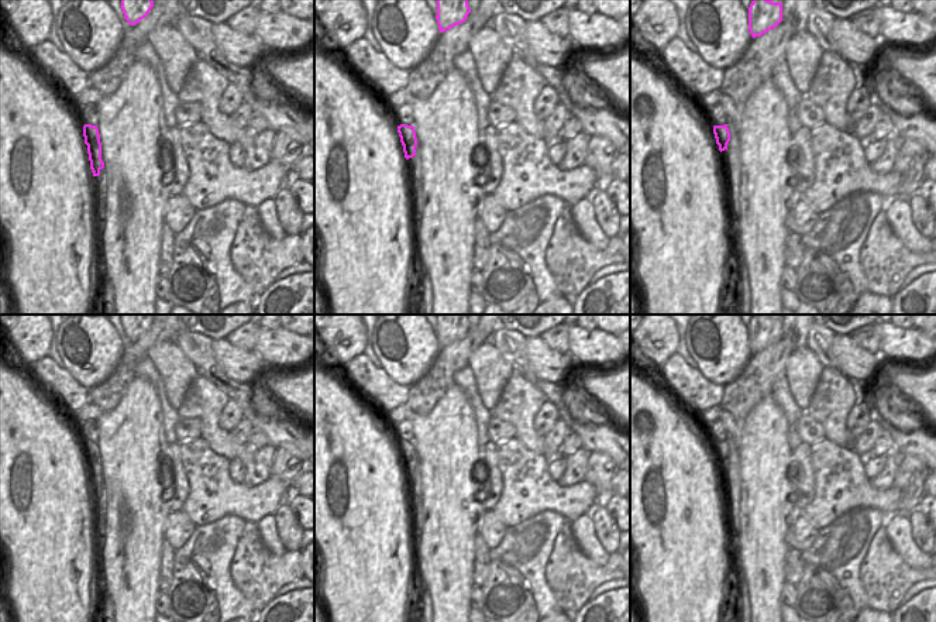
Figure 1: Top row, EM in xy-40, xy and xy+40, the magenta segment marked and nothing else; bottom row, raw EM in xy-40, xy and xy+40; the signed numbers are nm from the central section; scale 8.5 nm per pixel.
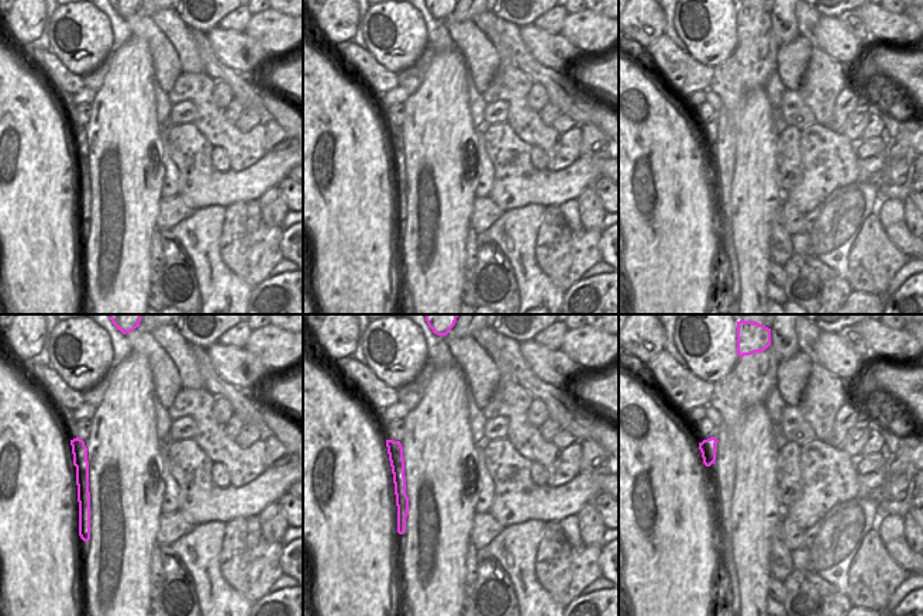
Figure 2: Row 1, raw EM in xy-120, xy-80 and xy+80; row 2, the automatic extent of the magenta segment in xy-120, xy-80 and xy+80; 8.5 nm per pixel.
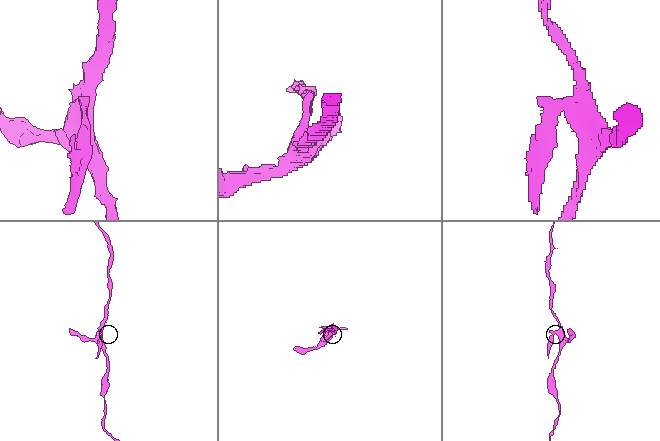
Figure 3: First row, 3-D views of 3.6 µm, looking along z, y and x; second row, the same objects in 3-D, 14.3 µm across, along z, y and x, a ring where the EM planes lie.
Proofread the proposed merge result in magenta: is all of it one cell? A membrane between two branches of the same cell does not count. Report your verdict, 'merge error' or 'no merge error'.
merge error

